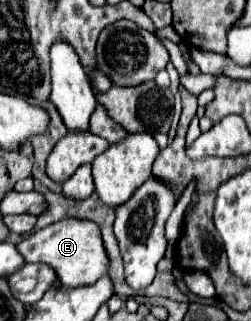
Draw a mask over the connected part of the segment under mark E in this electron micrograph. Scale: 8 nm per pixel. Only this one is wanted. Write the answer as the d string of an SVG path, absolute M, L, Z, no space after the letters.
M66 218L64 222L56 222L30 234L20 244L16 244L16 248L26 264L40 262L50 266L58 280L68 288L92 284L108 272L108 256L102 246L100 230L94 222L76 222L76 218Z

